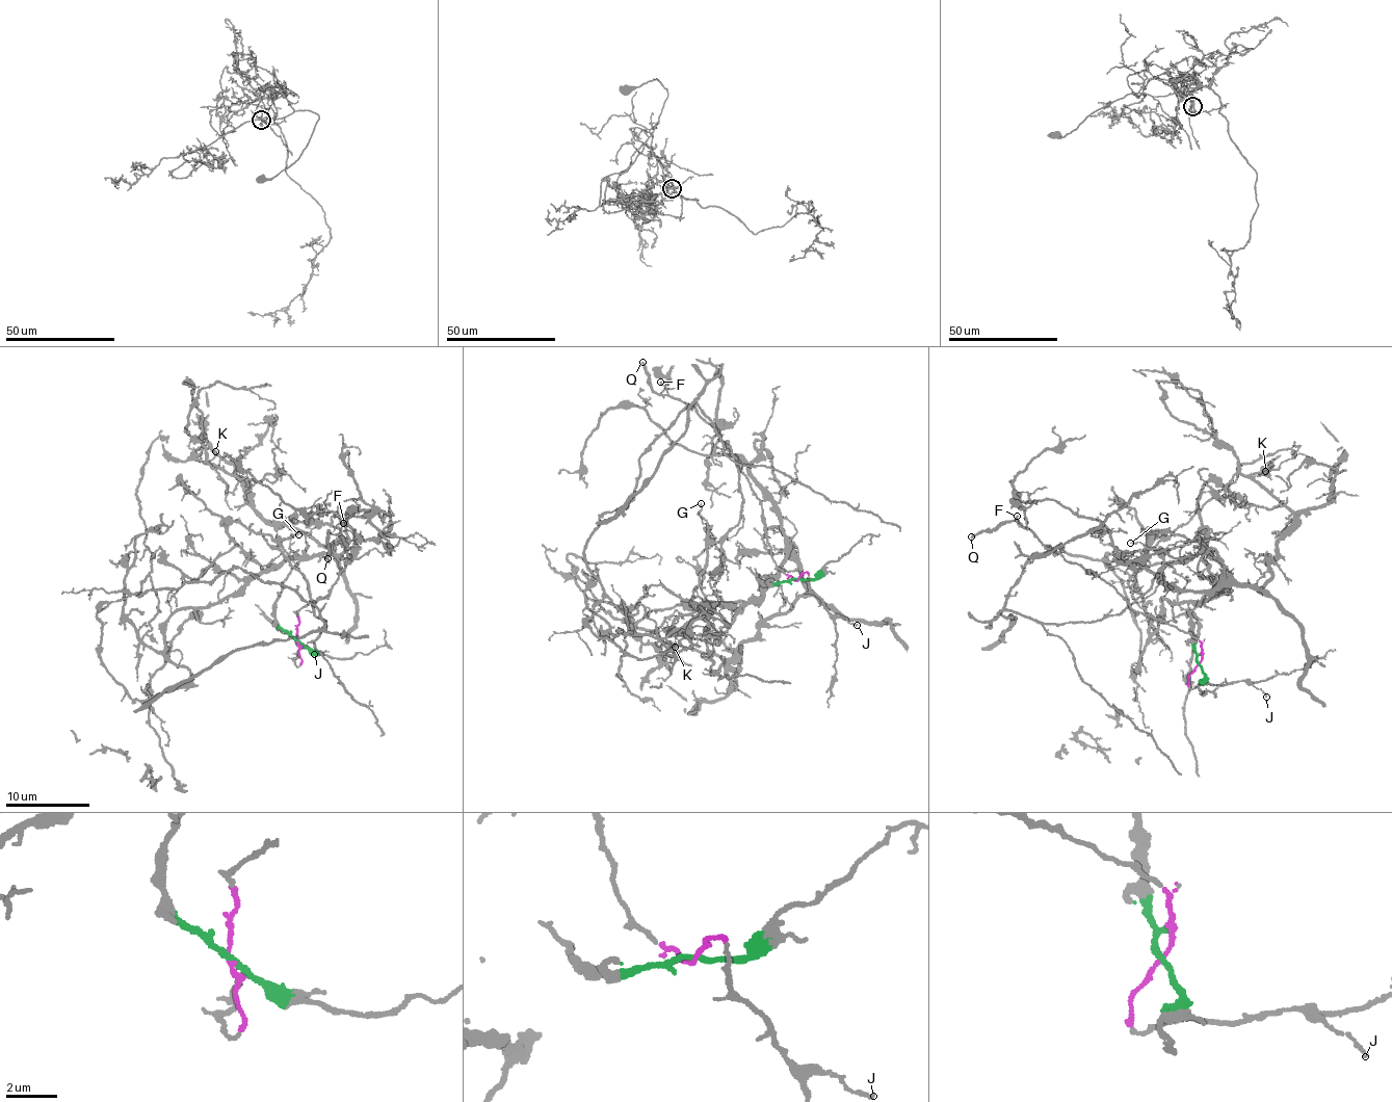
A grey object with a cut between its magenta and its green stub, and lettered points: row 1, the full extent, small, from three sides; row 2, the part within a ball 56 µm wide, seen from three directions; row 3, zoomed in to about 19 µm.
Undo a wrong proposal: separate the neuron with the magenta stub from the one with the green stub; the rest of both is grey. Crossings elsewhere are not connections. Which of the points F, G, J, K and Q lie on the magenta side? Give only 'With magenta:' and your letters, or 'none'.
With magenta: F, J, Q

